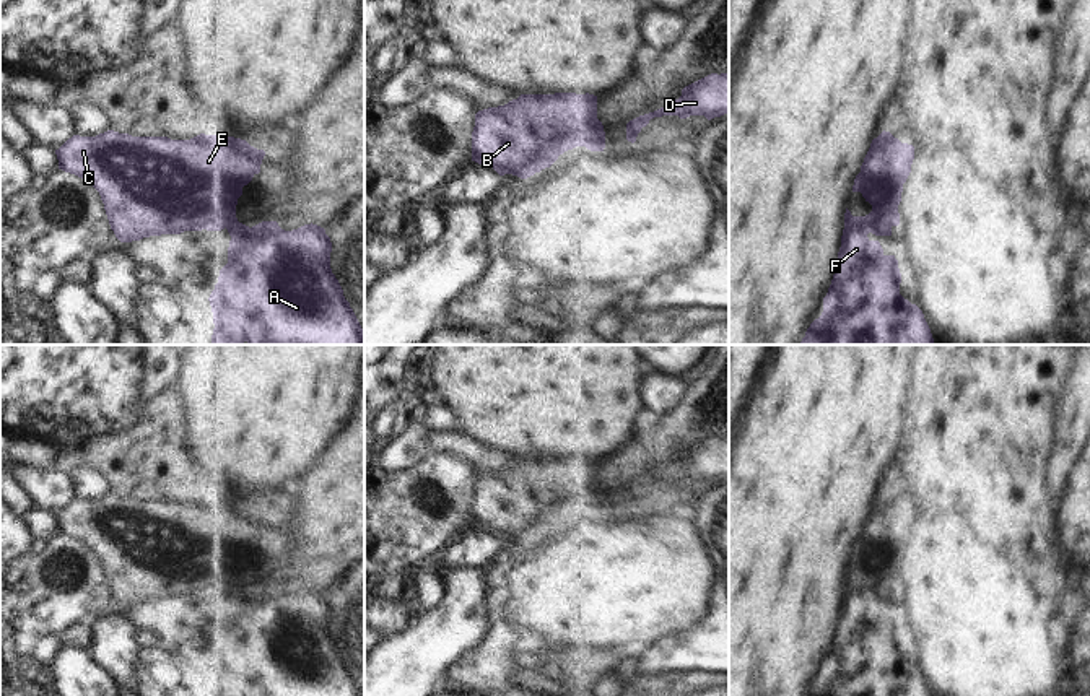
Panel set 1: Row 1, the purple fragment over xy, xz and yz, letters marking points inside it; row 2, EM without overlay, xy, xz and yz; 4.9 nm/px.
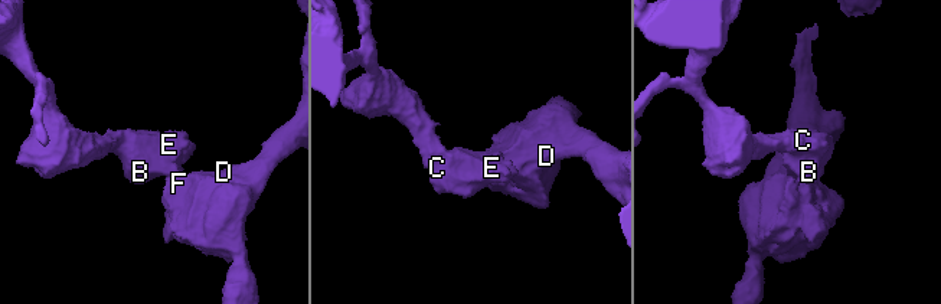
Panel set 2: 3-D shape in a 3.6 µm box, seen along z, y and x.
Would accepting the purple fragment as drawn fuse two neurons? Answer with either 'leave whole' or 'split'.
split

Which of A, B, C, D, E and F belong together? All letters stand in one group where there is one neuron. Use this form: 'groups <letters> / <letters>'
groups A D F / B C E

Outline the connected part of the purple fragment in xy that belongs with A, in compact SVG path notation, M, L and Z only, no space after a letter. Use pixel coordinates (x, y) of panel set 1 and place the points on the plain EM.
M236 584L228 587L226 594L231 600L228 628L220 634L218 647L208 662L213 696L363 696L332 637L332 607L324 592L311 587L285 595L277 585L262 585L249 592Z

